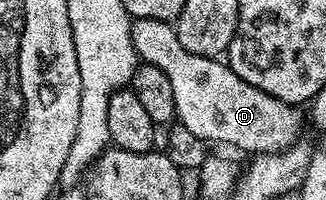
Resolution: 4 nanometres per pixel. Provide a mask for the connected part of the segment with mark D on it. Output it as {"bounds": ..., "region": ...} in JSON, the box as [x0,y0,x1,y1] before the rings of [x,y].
{"bounds":[131,19,300,154],"region":[[[135,19],[131,30],[131,40],[134,42],[137,57],[143,63],[158,66],[166,74],[173,91],[179,125],[188,129],[200,141],[230,144],[240,150],[252,152],[248,154],[283,151],[285,147],[297,141],[300,116],[297,113],[299,111],[293,105],[284,103],[282,100],[266,94],[265,91],[258,90],[256,86],[244,82],[242,78],[234,74],[227,63],[215,57],[208,58],[188,52],[180,44],[176,31],[170,22],[159,21],[158,19]]]}

